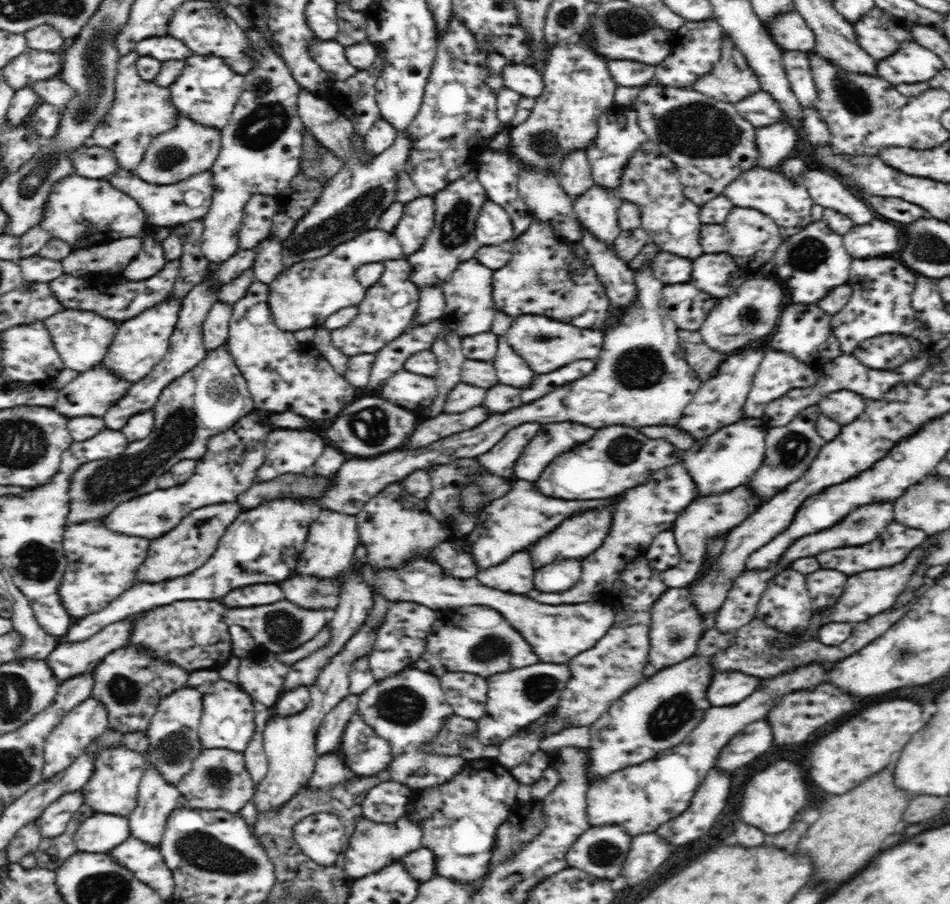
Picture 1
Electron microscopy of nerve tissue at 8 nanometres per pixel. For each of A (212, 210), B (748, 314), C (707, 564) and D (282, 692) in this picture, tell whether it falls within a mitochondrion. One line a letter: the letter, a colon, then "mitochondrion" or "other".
A: other
B: mitochondrion
C: other
D: other

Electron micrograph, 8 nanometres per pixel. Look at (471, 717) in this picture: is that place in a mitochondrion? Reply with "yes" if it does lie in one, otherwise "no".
no

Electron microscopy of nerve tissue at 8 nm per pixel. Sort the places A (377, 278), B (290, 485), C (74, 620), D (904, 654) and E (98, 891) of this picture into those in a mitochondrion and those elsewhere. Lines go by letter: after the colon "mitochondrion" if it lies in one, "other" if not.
A: other
B: mitochondrion
C: other
D: mitochondrion
E: mitochondrion

